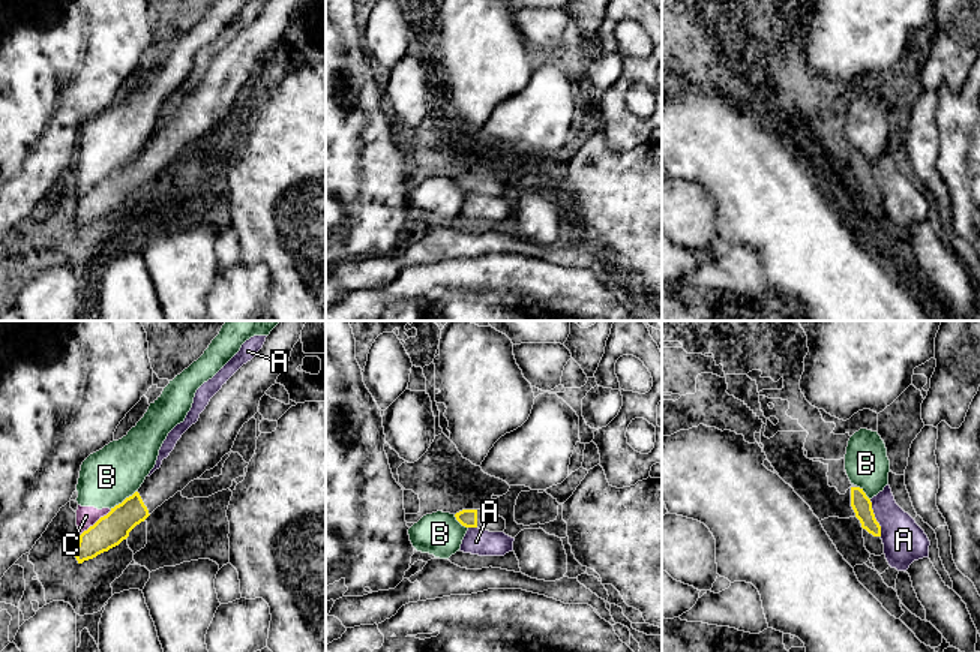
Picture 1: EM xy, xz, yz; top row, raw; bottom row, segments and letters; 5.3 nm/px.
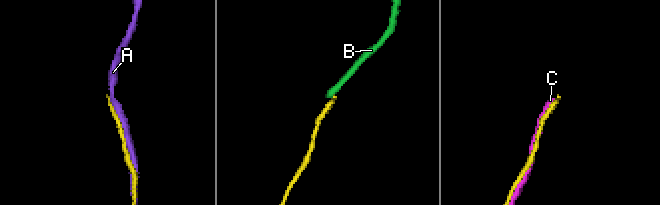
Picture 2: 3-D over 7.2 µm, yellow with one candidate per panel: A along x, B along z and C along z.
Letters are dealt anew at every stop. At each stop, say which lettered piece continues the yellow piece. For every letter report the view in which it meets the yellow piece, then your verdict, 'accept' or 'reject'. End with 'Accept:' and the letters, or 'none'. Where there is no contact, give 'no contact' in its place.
A: meets yellow in yz; reject
B: meets yellow in xy; reject
C: meets yellow in xy; reject
Accept: none

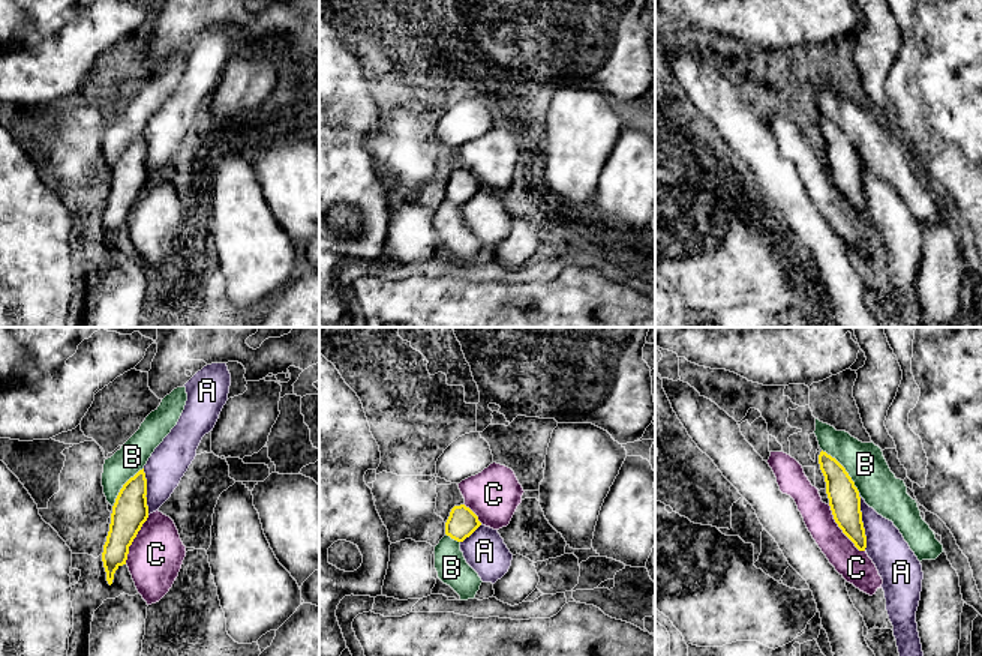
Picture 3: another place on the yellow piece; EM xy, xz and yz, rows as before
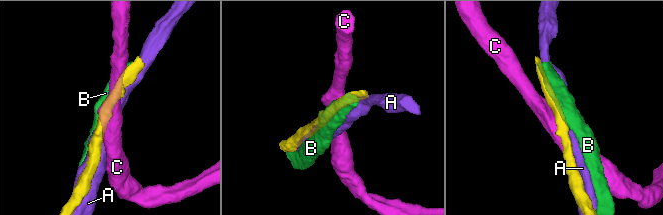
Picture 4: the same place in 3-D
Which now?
A: meets yellow in yz; reject
B: meets yellow in yz; reject
C: meets yellow in yz; reject
Accept: none

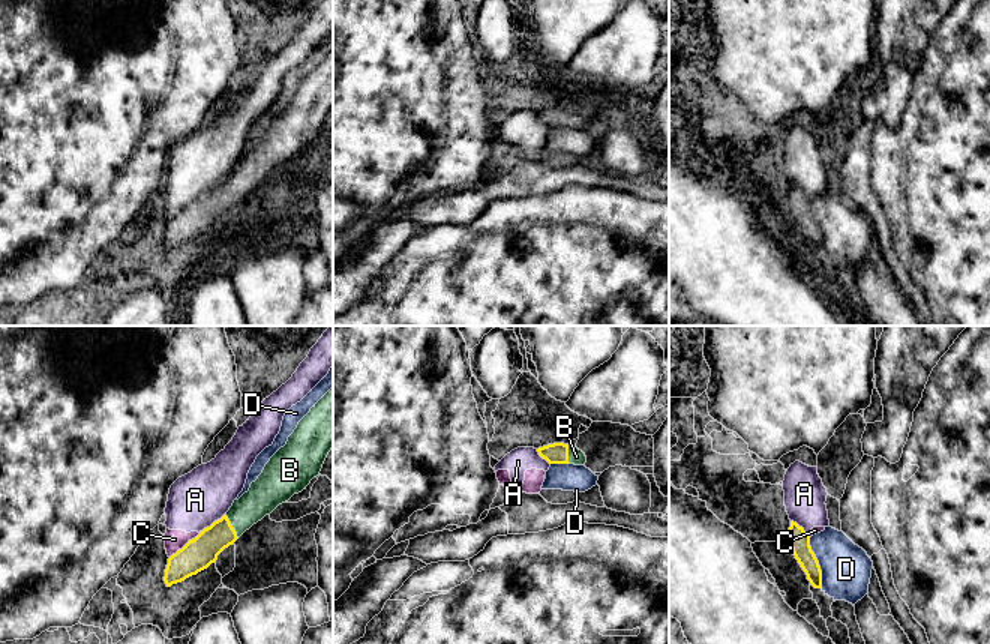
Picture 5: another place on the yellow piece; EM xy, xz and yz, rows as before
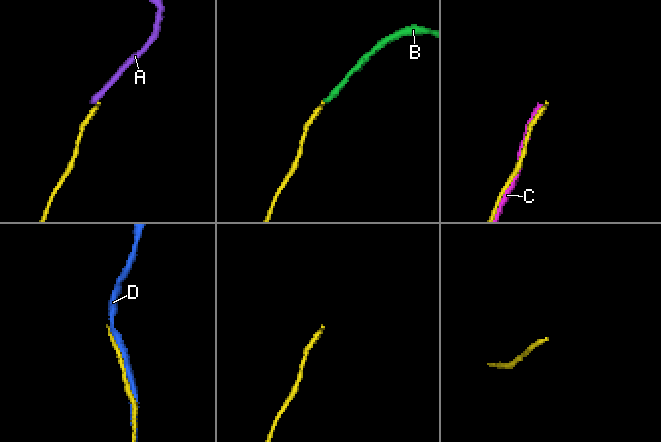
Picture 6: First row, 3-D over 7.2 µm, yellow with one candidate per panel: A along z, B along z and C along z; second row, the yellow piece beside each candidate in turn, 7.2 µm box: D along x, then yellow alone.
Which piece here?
A: meets yellow in xy; reject
B: meets yellow in xy; accept
C: meets yellow in xy; reject
D: meets yellow in yz; reject
Accept: B

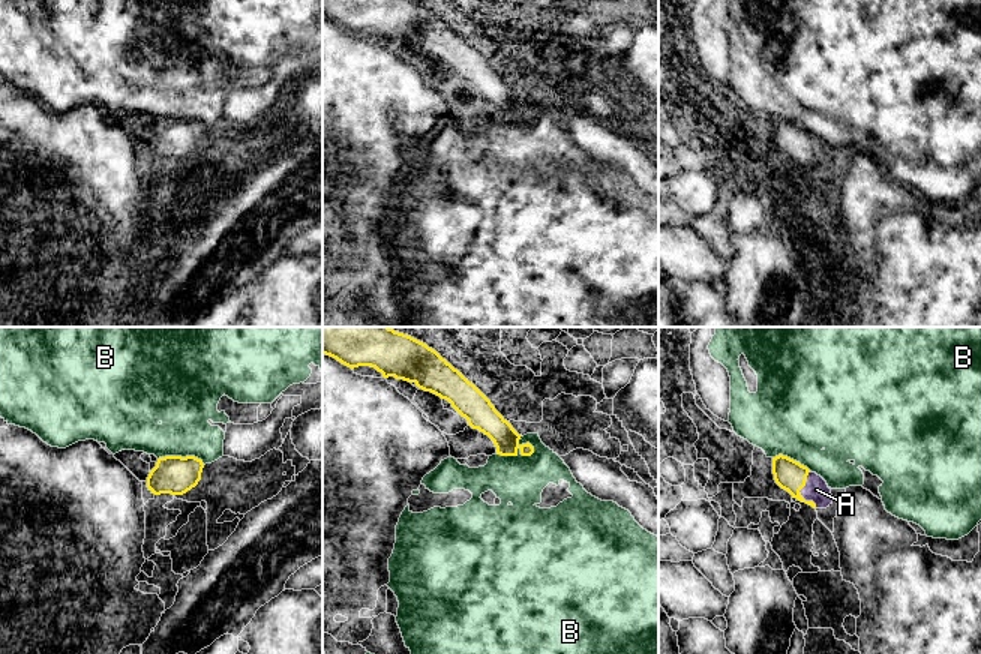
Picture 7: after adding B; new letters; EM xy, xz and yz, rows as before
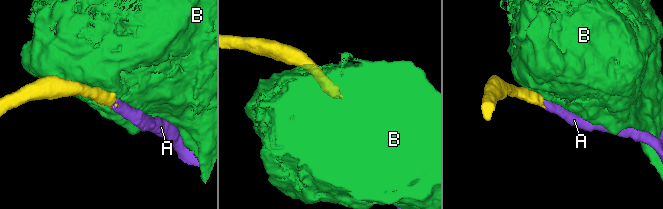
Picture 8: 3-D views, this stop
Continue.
A: meets yellow in yz; accept
B: meets yellow in xz; reject
Accept: A

